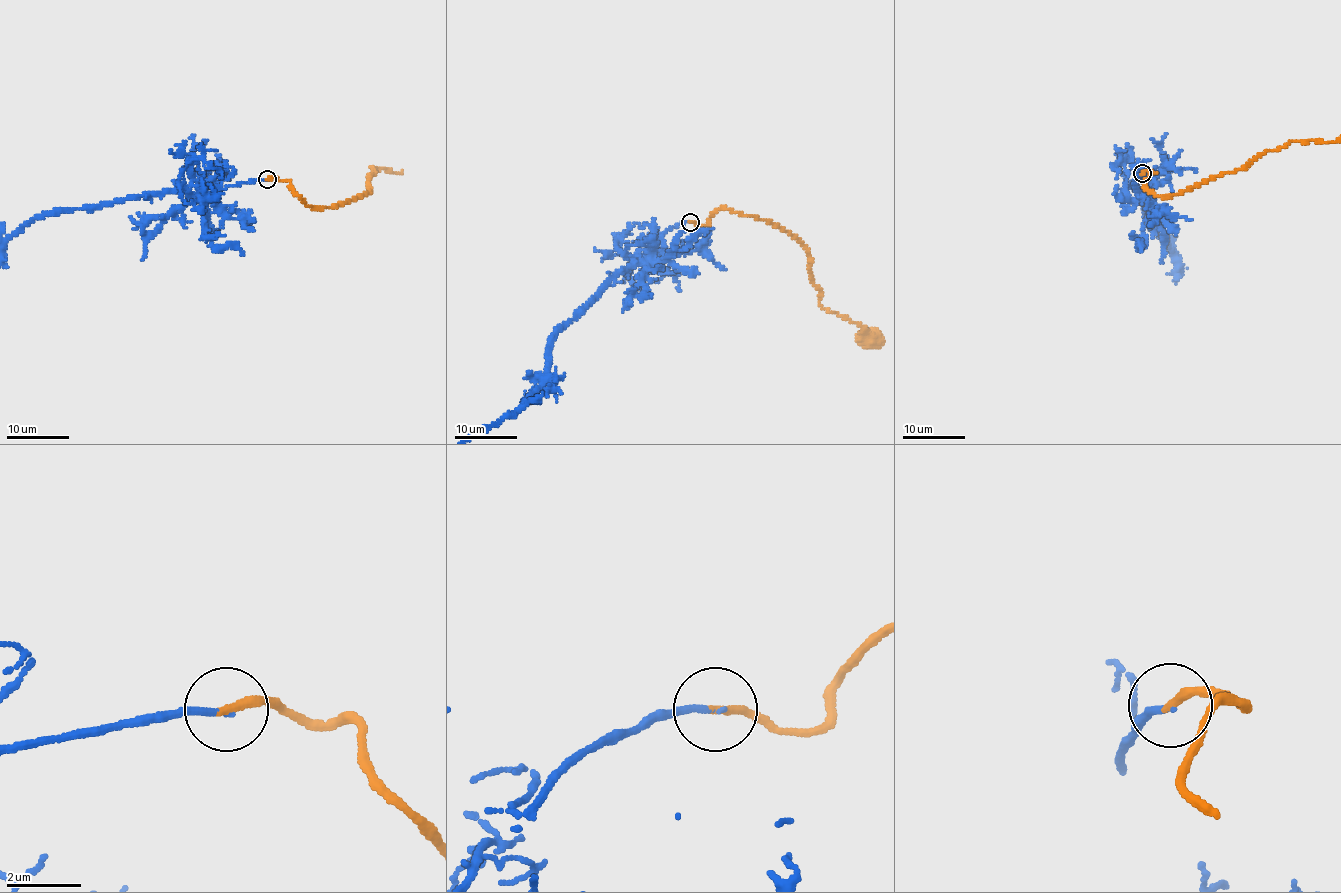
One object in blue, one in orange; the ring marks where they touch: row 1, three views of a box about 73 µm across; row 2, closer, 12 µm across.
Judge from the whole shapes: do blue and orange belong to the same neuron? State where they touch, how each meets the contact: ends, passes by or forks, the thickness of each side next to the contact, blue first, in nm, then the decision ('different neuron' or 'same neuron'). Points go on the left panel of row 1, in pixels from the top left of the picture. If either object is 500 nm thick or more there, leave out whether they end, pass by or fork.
place (267, 179); blue ends; orange ends; calibres 140 and 240 nm; same neuron

